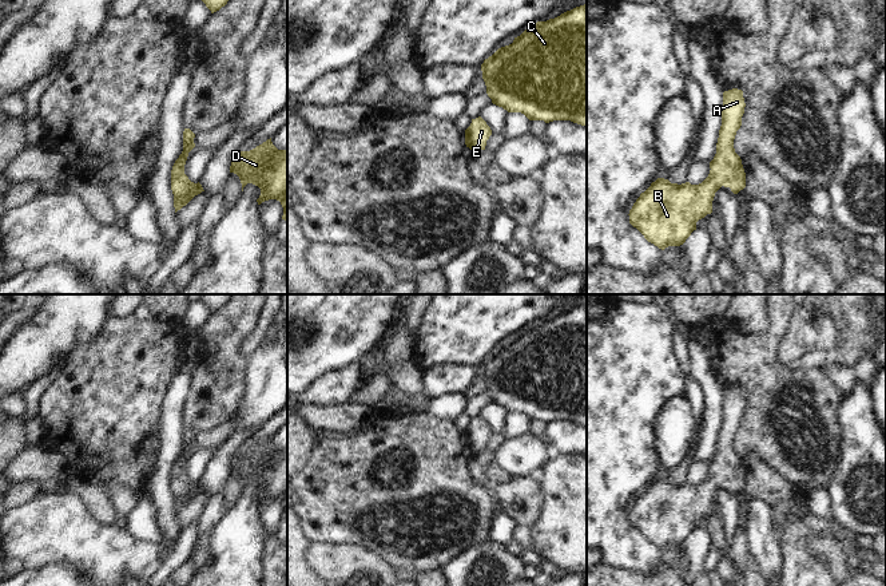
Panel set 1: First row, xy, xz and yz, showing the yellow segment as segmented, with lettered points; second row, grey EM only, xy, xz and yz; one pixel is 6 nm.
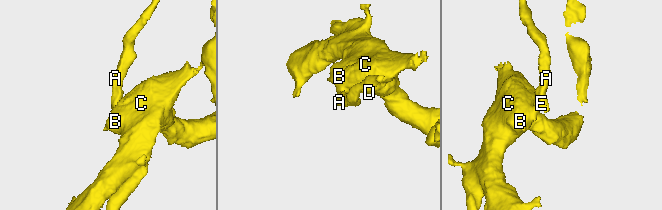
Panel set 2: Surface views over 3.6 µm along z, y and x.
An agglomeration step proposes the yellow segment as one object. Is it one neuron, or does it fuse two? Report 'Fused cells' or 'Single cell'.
Single cell

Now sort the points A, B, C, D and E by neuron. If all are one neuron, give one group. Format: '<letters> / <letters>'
A B C D E

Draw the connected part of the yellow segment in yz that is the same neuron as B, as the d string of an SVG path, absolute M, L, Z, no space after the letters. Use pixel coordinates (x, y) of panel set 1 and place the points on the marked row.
M732 88L723 92L722 126L716 143L716 154L710 162L710 174L699 185L690 182L678 185L668 179L657 178L651 186L640 194L629 210L629 223L636 227L644 238L664 250L668 246L680 246L696 230L696 222L712 213L712 201L715 193L722 187L730 187L738 194L746 187L746 173L740 157L735 153L734 139L742 126L744 114L743 91Z

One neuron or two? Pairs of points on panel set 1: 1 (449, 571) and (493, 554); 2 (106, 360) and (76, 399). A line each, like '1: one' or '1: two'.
1: one
2: one

